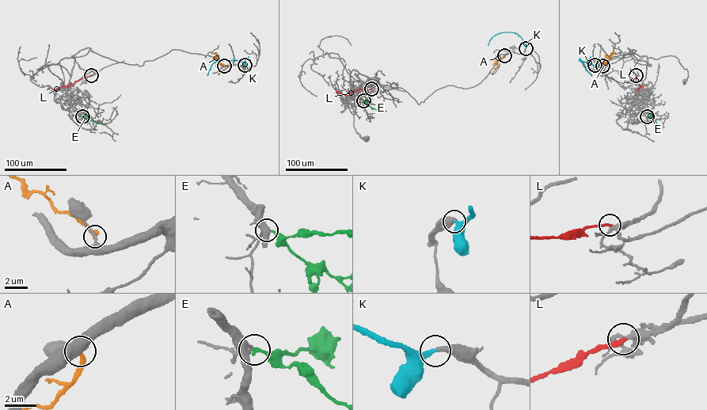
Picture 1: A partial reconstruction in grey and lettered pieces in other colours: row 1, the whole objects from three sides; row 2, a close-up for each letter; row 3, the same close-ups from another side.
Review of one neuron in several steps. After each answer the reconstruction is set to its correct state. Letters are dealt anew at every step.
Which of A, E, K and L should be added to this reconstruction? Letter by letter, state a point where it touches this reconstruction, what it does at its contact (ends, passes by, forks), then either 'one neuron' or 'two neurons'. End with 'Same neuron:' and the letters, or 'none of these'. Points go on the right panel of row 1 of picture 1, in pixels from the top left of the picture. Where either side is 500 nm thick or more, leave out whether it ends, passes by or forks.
A: meets grey at (602, 66); it ends there; two neurons
E: meets grey at (647, 116); it ends there; two neurons
K: meets grey at (594, 65); it ends there; one neuron
L: meets grey at (636, 75); it ends there; two neurons
Same neuron: K

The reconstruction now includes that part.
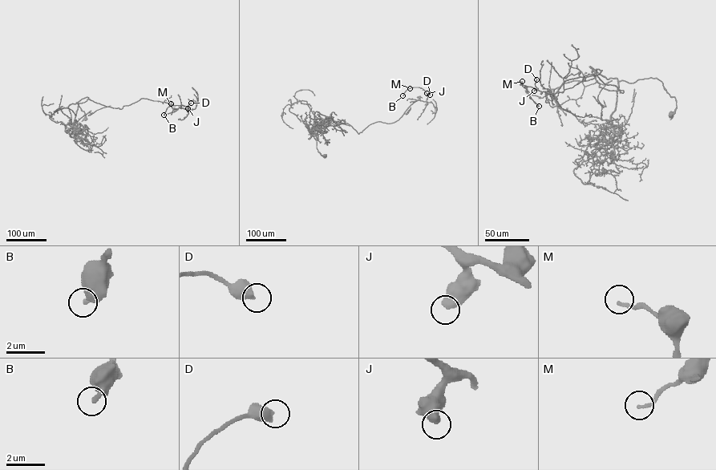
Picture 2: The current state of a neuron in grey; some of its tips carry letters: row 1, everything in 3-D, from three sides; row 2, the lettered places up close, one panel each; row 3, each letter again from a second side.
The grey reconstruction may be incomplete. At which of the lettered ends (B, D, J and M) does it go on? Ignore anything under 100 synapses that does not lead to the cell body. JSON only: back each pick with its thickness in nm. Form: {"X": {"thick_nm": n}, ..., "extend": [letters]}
{"extend": []}

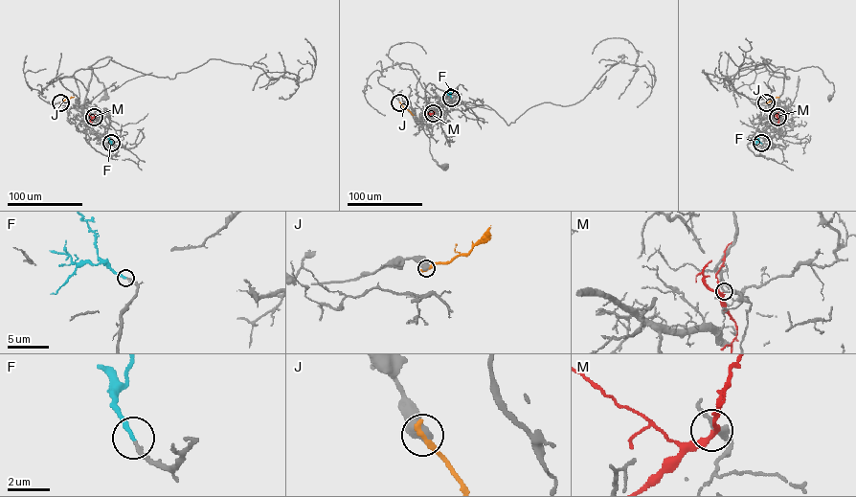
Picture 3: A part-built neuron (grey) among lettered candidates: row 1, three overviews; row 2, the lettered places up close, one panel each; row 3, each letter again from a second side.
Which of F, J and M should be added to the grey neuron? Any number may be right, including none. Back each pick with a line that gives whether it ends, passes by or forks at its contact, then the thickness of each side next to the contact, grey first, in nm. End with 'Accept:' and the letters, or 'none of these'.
F: it ends there; 200 nm thick on the grey side, 200 nm on the other
Accept: F

